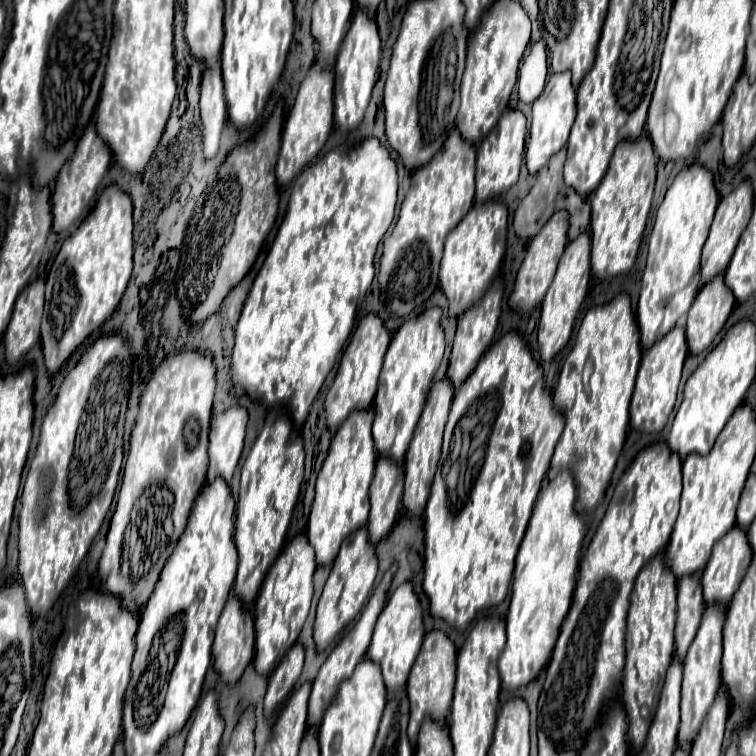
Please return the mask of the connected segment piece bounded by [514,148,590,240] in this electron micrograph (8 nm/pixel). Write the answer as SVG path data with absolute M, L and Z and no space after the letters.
M562 148L562 152L554 154L550 158L550 164L546 164L546 168L542 168L542 172L538 172L536 176L536 184L530 190L530 194L520 202L516 214L514 214L514 228L518 238L522 240L530 240L534 238L542 226L550 220L550 216L558 210L566 210L568 212L568 240L578 238L580 234L588 232L590 226L590 204L580 198L572 188L568 188L562 180L562 168L564 168L564 160L566 160L566 148Z

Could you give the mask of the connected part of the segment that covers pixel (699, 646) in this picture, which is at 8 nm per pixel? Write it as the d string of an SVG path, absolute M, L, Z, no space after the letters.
M718 604L706 606L702 624L698 628L698 634L688 650L688 656L684 660L684 682L682 682L682 718L678 728L678 744L684 744L688 750L692 748L694 738L698 736L698 730L716 698L716 692L720 690L720 658L722 658L722 626L724 626L724 612L718 608Z

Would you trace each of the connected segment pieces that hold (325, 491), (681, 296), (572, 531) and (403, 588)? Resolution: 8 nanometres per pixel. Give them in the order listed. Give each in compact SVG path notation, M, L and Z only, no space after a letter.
M372 410L352 412L332 438L330 452L318 474L316 498L308 518L308 540L316 552L318 566L332 566L334 558L338 556L342 540L352 532L356 532L358 528L362 528L368 520L370 512L368 486L372 482L374 466L378 460L378 452L372 440L372 420L374 420Z
M692 164L676 176L656 212L656 222L648 238L648 264L642 276L642 290L636 310L642 336L640 342L644 350L664 338L676 326L678 318L690 310L702 286L700 254L708 238L718 202L720 198L712 182L712 172L700 164Z
M562 472L548 488L542 488L516 556L512 602L506 616L508 642L498 660L506 690L530 684L549 662L572 602L584 534L584 518L574 510L574 478L570 472Z
M404 582L394 590L394 594L390 596L386 608L382 610L382 614L376 622L376 628L374 628L372 644L366 652L368 660L378 662L382 666L382 674L384 674L384 682L386 682L390 698L406 686L410 668L412 668L412 664L414 664L414 660L420 652L422 638L424 638L424 624L422 624L420 602L418 602L418 598L412 590L412 584Z

